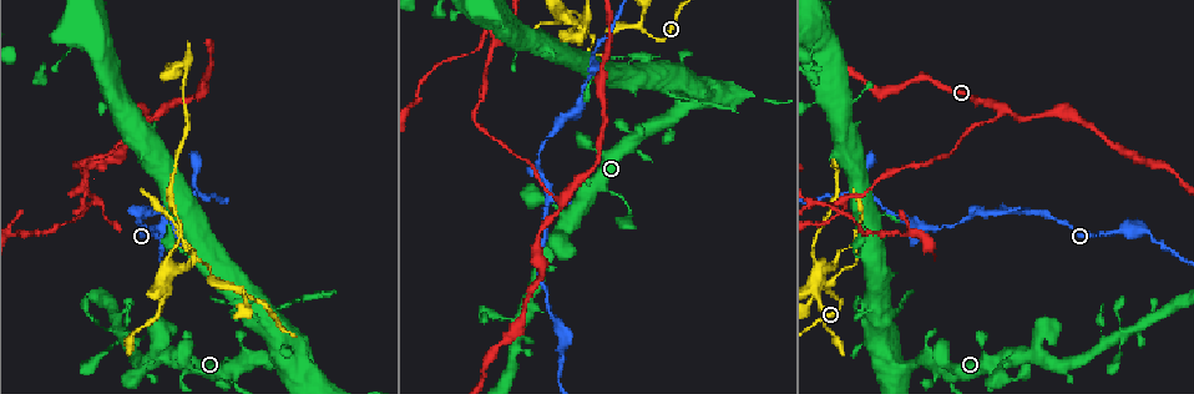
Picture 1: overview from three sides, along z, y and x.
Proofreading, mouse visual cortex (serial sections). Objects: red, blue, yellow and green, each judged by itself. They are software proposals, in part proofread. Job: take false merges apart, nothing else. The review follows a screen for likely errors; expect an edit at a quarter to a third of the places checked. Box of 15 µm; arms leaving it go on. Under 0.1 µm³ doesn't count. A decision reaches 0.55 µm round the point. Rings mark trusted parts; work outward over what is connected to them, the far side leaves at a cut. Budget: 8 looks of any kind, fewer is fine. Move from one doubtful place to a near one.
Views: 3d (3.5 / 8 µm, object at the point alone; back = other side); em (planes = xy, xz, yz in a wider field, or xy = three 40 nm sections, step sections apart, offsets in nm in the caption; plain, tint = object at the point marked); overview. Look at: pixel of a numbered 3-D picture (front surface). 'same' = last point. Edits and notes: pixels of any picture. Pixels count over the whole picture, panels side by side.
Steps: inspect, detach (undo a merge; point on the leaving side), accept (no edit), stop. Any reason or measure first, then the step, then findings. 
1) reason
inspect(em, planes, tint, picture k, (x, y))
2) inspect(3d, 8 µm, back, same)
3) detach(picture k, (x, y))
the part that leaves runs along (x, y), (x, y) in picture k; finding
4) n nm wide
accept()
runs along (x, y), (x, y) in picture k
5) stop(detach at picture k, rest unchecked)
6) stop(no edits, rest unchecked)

sharp bend
inspect(3d, 3.5 µm, picture 1, (642, 28))

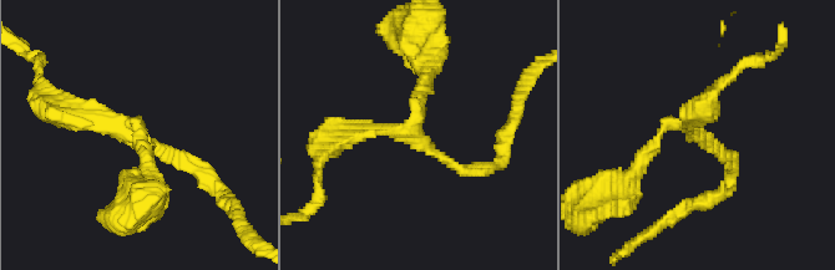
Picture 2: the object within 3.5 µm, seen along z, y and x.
inspect(em, xy, step 1, tint, picture 2, (410, 136))

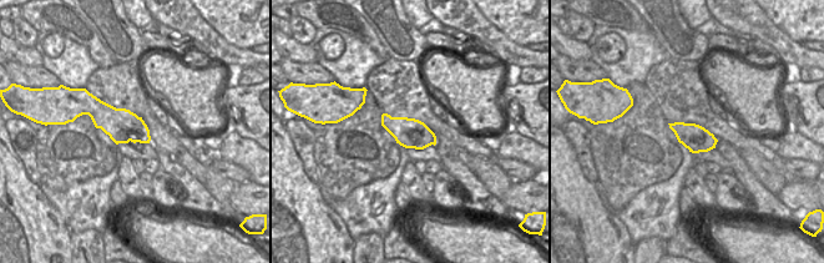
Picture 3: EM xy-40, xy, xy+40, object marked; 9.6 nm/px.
inspect(em, xy, step 3, tint, same)

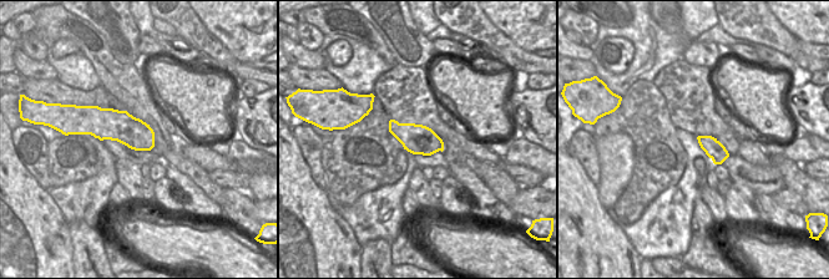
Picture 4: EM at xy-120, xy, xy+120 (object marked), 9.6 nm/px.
accept()
one cell here

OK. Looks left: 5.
a narrow waist
inspect(3d, 8 µm, picture 1, (843, 250))

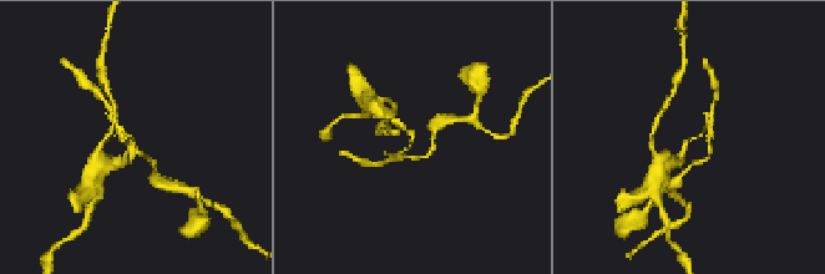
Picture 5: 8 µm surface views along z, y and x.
arms of 150, 150 nm
inspect(em, xy, step 2, tint, picture 5, (132, 137))

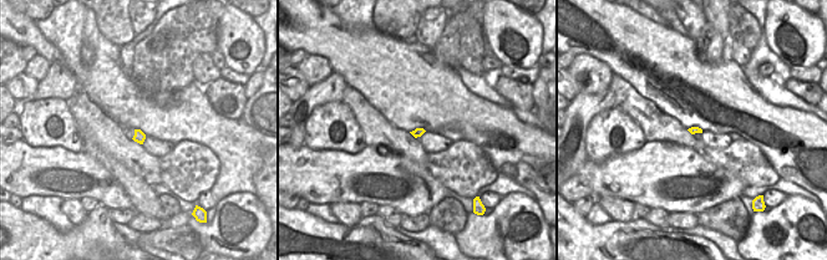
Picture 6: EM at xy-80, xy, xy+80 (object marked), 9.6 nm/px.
detach(picture 5, (128, 155))
the part that leaves runs along (703, 132), (691, 138), (673, 163) in picture 5; a second cell is stuck on

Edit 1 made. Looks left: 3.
redraw
inspect(overview)

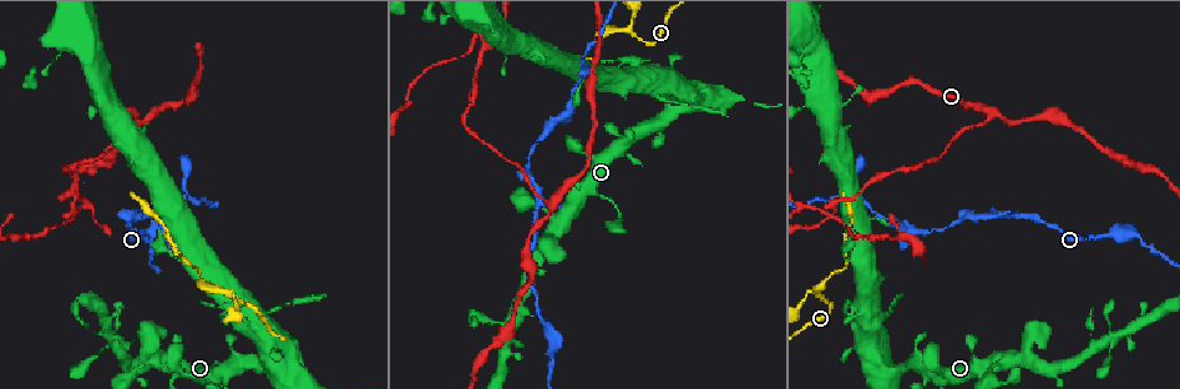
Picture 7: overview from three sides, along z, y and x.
abrupt turn
inspect(3d, 3.5 µm, back, picture 7, (582, 60))

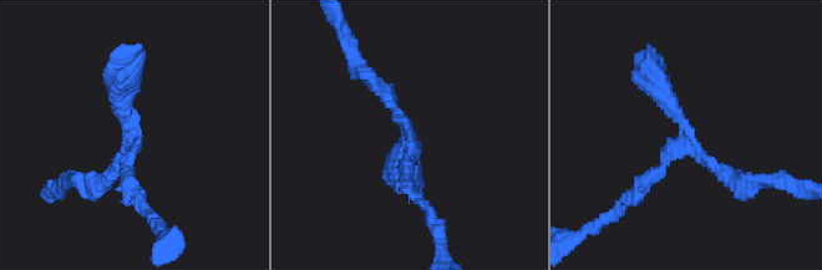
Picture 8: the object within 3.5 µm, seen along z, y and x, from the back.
inspect(em, planes, tint, picture 8, (690, 144))

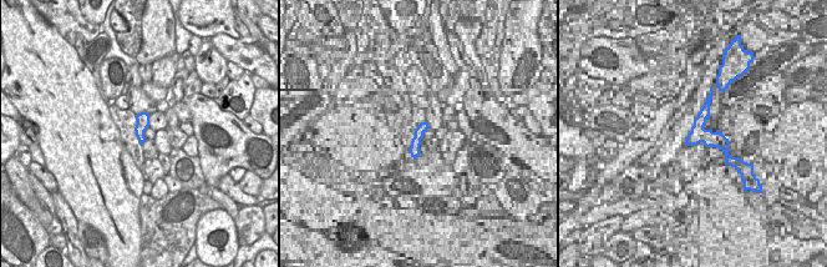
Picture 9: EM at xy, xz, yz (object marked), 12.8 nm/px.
accept()
all the same cell

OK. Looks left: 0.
stop(detach at picture 5, rest unchecked)

